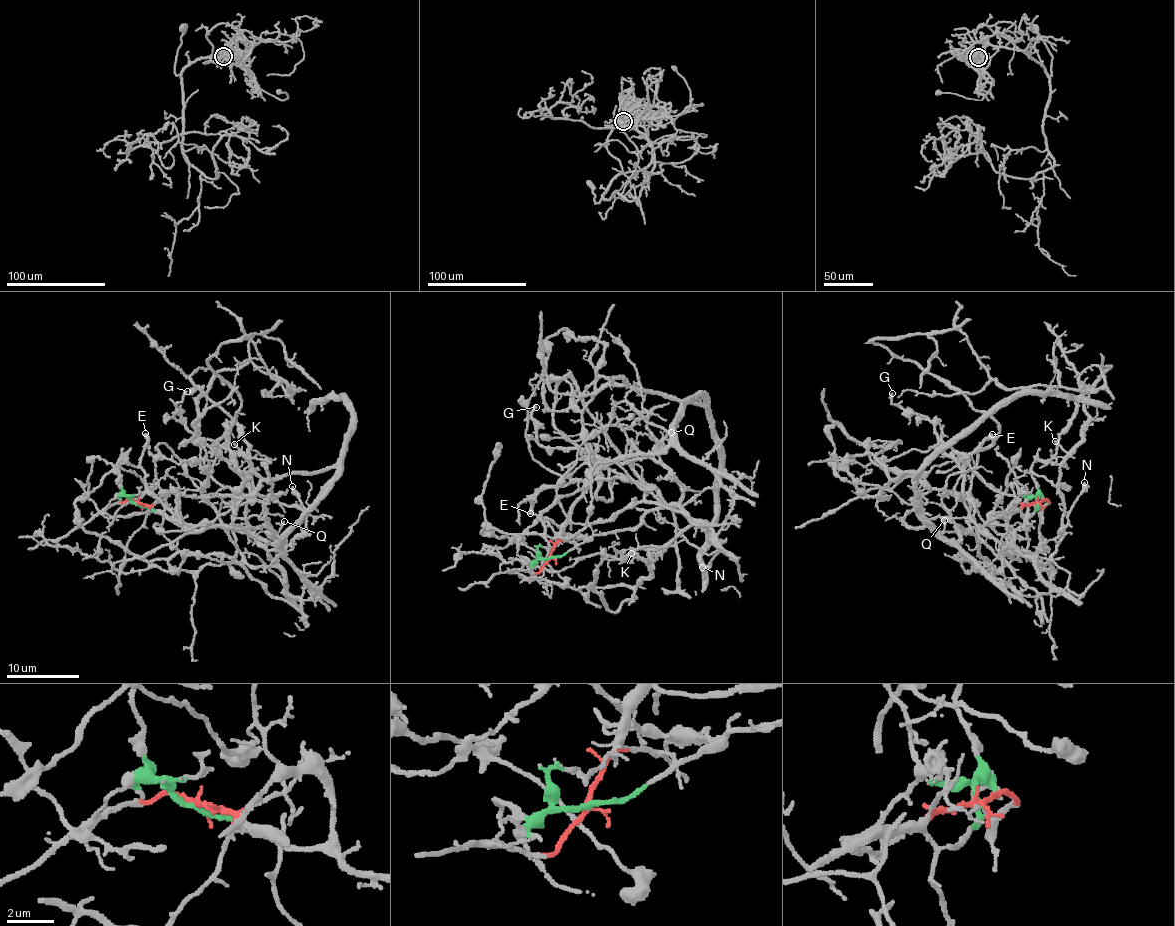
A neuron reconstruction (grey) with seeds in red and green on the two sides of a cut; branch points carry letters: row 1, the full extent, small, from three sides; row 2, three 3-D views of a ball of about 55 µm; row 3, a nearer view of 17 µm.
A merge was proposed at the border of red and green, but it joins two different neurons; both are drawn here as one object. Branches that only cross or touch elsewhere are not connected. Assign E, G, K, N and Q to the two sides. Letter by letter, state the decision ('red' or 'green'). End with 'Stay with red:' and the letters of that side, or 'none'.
E: red
G: green
K: green
N: green
Q: red
Stay with red: E, Q

